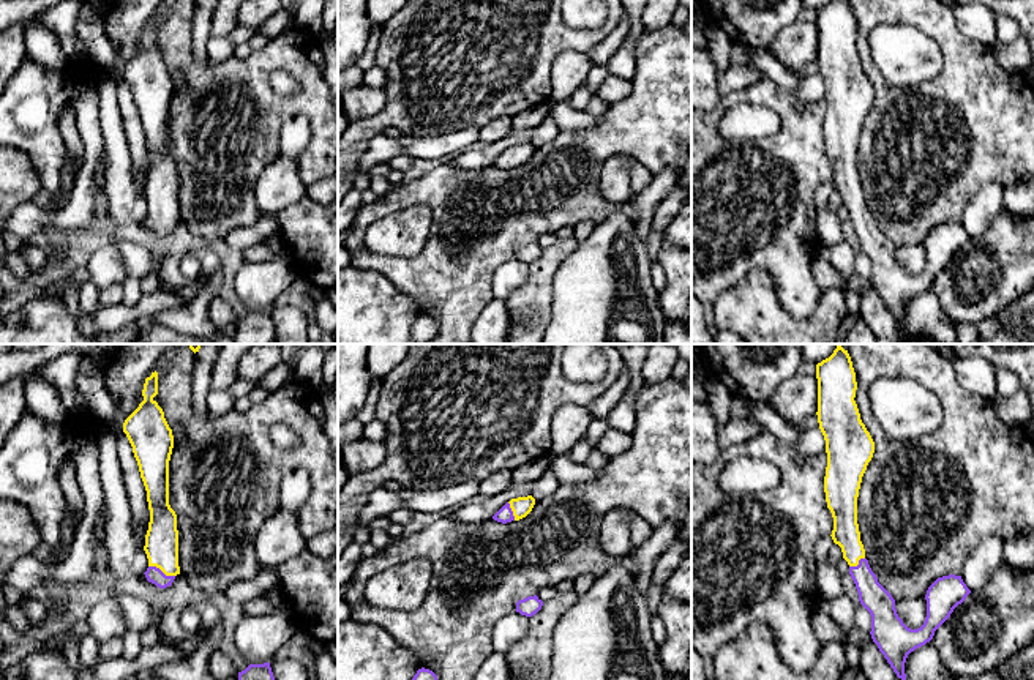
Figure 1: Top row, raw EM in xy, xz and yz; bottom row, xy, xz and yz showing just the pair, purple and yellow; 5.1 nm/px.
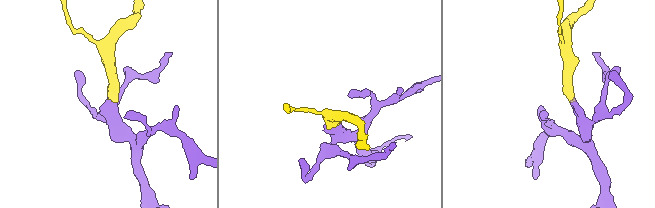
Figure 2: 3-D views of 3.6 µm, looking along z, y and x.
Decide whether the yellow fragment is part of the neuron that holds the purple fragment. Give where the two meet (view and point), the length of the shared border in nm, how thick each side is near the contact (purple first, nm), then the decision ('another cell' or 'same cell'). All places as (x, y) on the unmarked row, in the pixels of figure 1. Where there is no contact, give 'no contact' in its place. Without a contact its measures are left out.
contact xy (160, 216); length 150 nm; calibres 90 and 180 nm; same cell

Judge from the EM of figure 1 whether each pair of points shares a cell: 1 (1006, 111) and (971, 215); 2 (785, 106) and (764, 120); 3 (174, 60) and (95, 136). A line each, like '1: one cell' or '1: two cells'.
1: two cells
2: two cells
3: two cells

